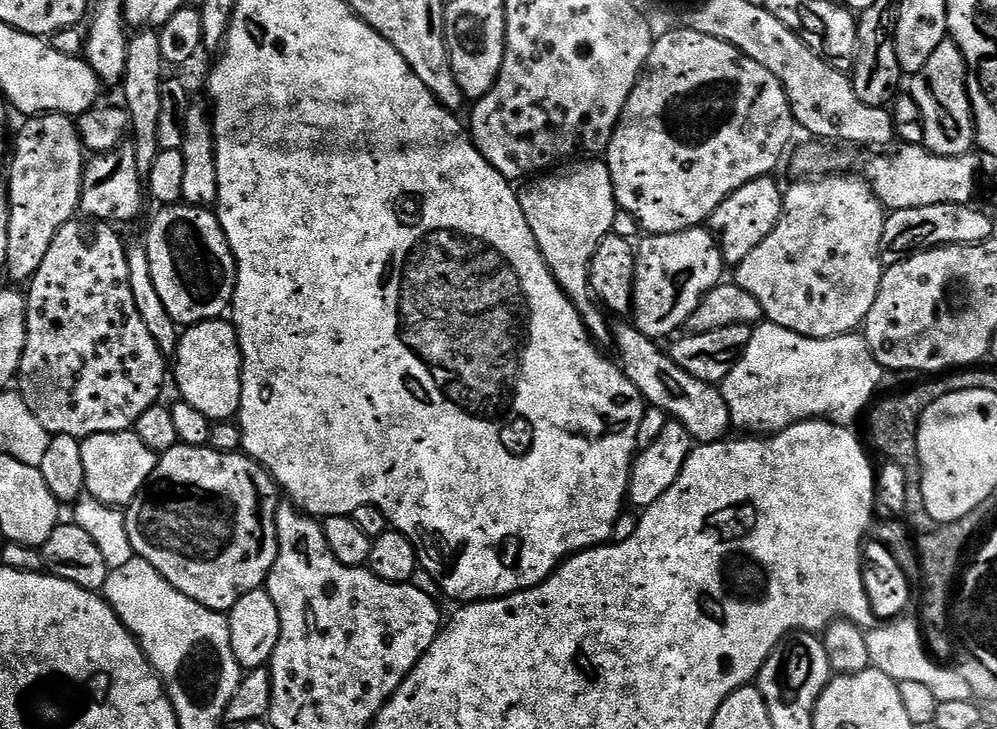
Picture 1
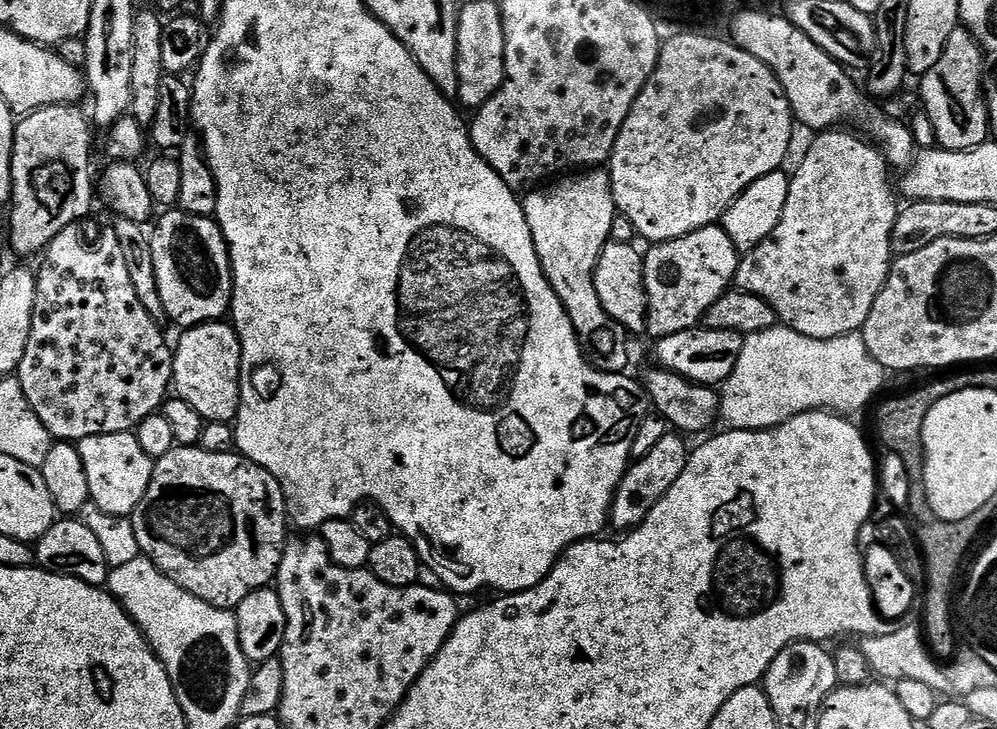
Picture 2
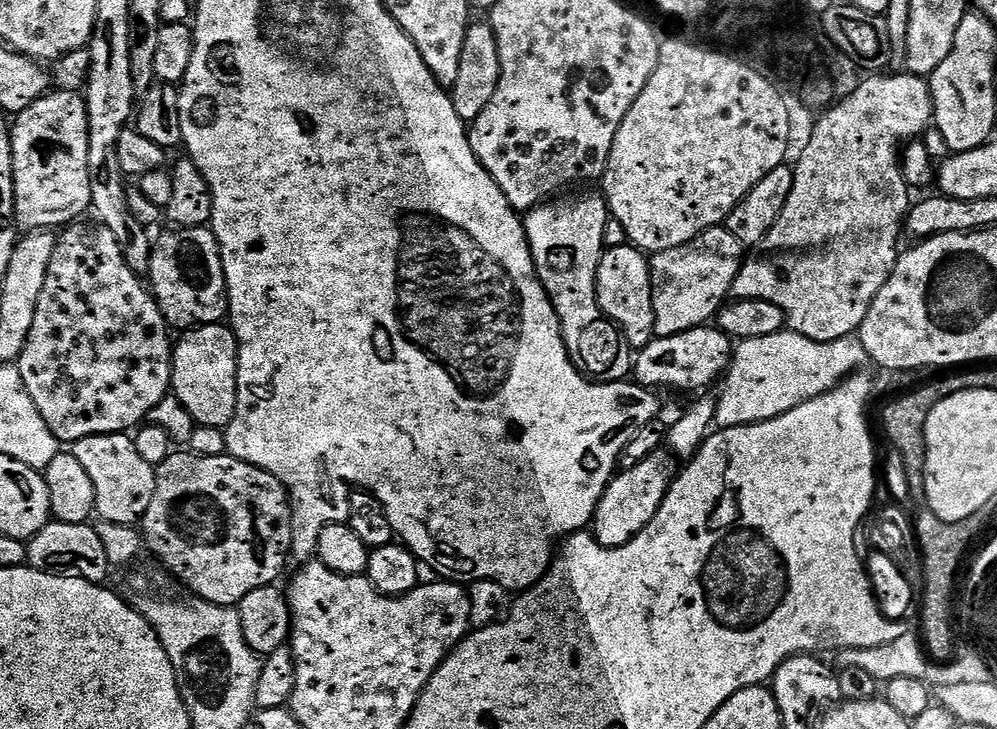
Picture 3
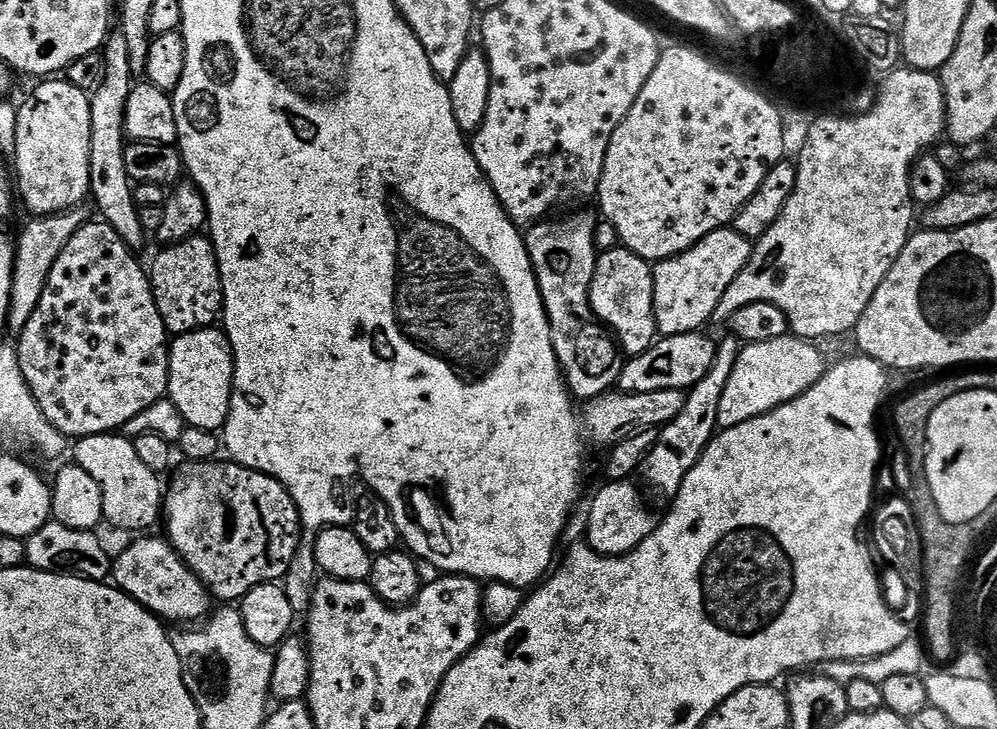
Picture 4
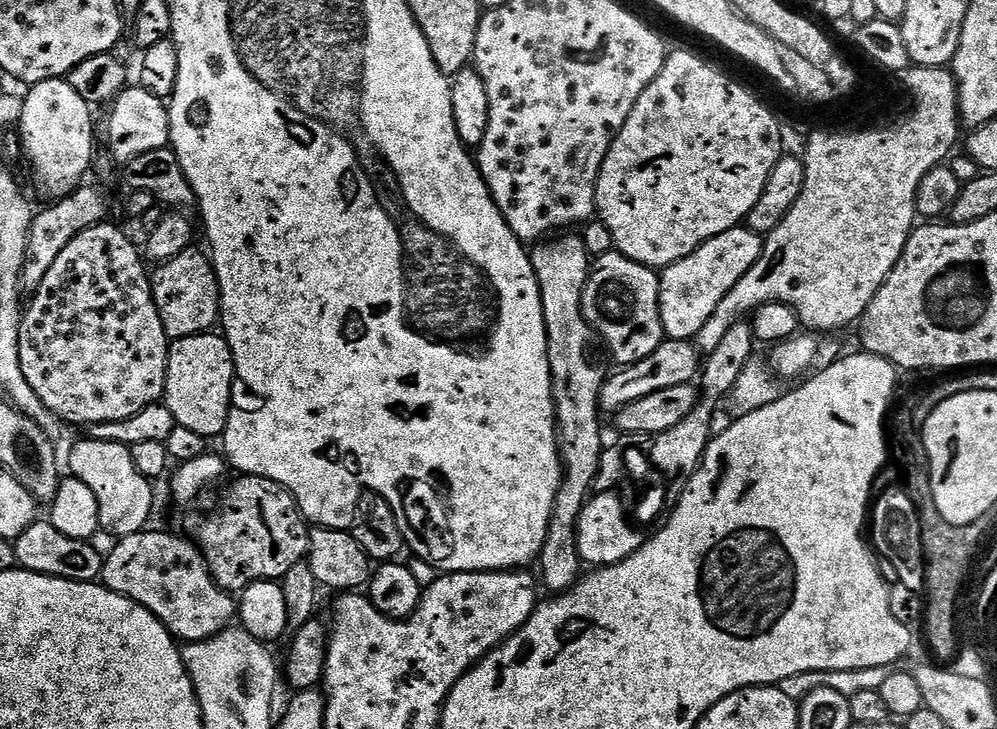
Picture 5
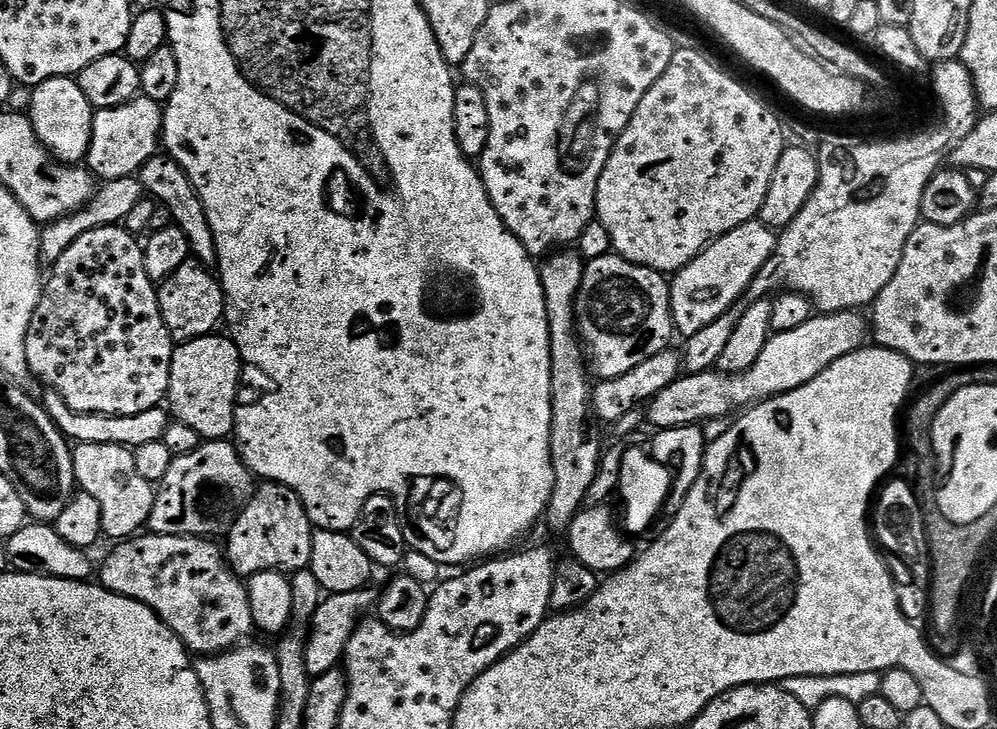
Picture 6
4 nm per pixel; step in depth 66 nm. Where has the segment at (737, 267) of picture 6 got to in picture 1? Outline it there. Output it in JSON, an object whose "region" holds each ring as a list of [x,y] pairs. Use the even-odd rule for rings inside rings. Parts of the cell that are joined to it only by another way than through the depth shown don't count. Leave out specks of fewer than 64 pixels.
{"region":[[[707,227],[687,228],[674,234],[645,235],[638,244],[636,281],[632,287],[630,316],[637,330],[655,342],[662,341],[663,336],[675,337],[687,325],[690,314],[698,310],[700,299],[725,279],[724,271],[726,265],[724,256],[720,253],[720,245]]]}

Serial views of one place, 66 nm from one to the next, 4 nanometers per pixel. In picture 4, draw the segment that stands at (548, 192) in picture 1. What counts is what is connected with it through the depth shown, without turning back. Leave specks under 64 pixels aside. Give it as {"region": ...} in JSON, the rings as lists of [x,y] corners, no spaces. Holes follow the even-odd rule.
{"region":[[[580,212],[565,220],[545,219],[527,229],[528,257],[536,271],[544,309],[550,322],[554,352],[564,372],[568,391],[577,401],[587,402],[617,387],[626,360],[613,333],[592,312],[590,286],[596,269],[594,230],[597,217]]]}

